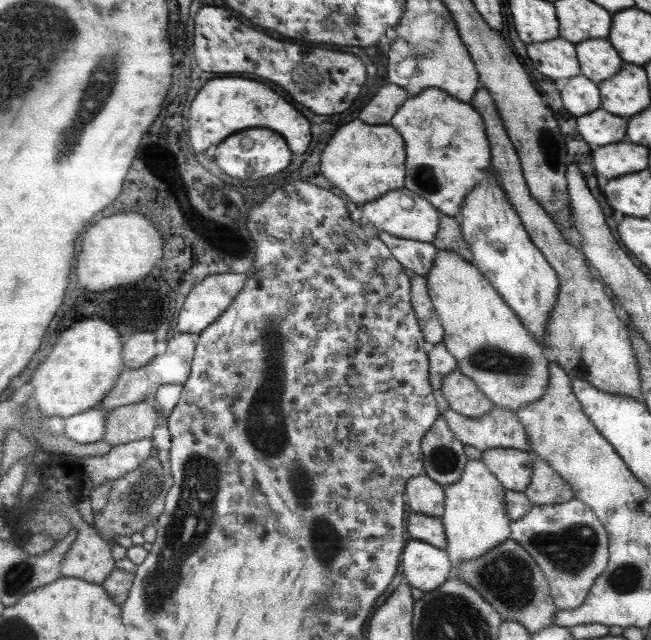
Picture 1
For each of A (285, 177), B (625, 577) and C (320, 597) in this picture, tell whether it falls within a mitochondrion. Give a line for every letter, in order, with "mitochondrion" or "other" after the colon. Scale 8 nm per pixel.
A: other
B: mitochondrion
C: mitochondrion

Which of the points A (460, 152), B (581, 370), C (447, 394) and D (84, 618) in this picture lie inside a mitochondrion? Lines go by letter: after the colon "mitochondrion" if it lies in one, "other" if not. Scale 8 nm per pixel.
A: other
B: other
C: other
D: other

